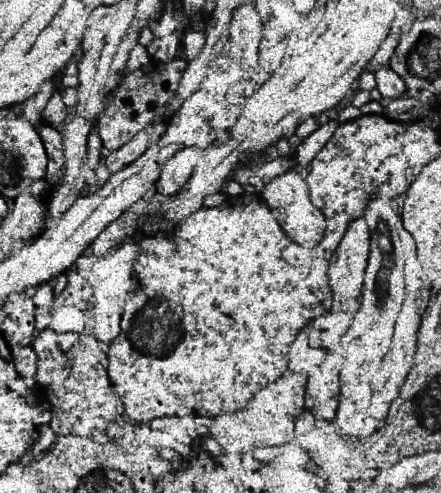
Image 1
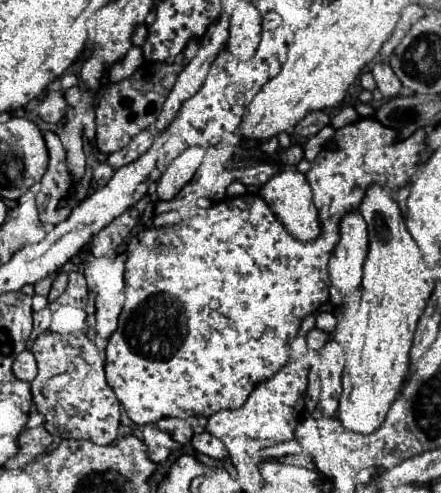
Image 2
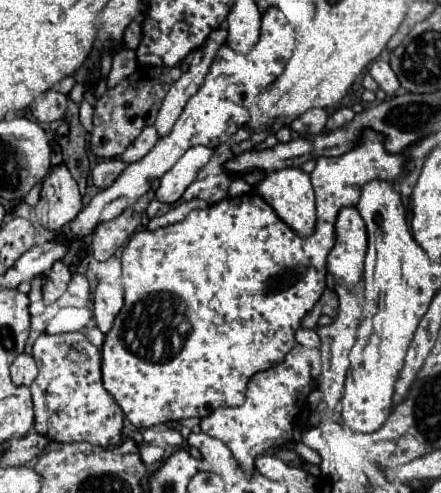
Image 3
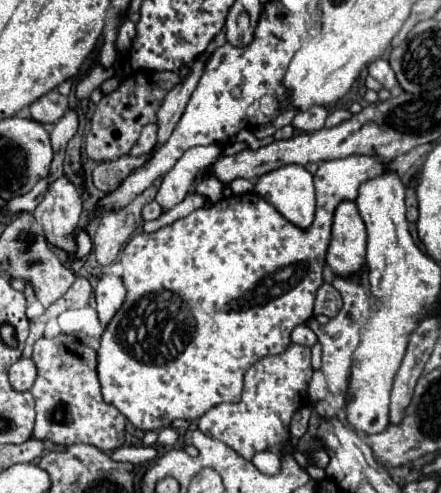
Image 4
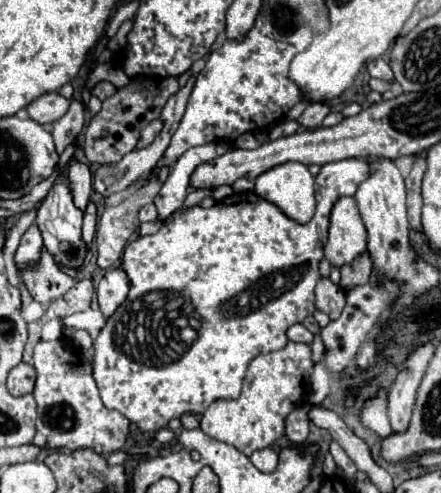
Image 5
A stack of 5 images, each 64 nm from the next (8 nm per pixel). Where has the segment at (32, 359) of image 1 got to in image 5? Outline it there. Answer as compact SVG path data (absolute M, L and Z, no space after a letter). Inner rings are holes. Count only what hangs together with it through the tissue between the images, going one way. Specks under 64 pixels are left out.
M20 362L16 368L10 370L6 386L12 396L24 396L24 394L32 392L34 380L36 380L36 370L30 364Z

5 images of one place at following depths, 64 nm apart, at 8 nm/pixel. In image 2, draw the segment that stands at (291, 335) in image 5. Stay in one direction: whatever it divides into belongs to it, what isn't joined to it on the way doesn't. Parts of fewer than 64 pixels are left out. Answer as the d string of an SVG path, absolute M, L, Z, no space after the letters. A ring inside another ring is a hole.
M314 328L314 330L310 330L308 332L308 336L306 336L306 342L308 342L308 348L312 348L312 350L318 350L318 348L322 348L322 344L328 340L328 332L324 332L324 330L318 330L318 328Z

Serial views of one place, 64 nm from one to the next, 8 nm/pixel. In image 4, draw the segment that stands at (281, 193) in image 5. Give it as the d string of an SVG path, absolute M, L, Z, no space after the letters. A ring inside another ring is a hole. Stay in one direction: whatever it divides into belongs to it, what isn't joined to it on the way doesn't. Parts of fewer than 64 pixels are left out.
M286 164L260 176L256 192L294 226L308 228L312 224L316 208L314 182L304 166Z

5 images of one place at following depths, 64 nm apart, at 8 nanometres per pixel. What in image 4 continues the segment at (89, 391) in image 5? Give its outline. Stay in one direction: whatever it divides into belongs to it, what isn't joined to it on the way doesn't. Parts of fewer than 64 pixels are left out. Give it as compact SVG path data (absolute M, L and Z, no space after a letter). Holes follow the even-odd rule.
M74 336L40 338L34 344L32 360L38 368L38 378L32 386L36 400L36 440L50 440L60 446L90 444L102 452L112 452L124 444L126 418L100 396L96 376L96 352Z

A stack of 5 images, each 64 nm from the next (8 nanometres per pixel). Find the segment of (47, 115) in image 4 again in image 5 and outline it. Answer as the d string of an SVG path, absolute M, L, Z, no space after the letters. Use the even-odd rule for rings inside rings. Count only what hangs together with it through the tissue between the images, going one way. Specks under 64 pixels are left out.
M48 92L38 96L28 104L28 116L38 124L52 124L68 112L70 100L60 96L58 92Z

